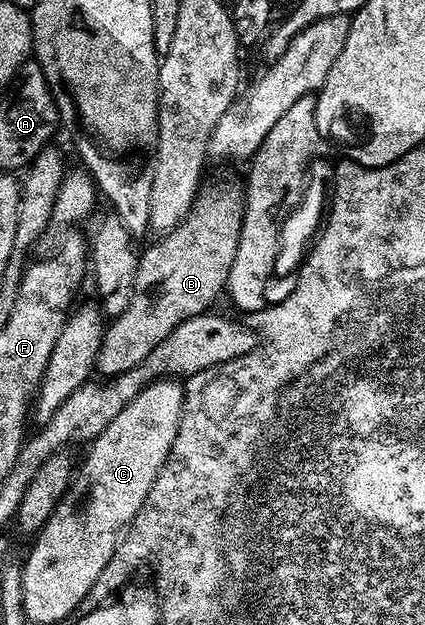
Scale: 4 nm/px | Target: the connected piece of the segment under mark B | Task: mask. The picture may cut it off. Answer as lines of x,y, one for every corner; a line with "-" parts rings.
215,181
212,185
204,184
195,195
195,201
187,213
187,218
170,233
162,234
156,245
138,254
139,262
133,275
133,295
129,307
121,315
110,318
104,328
99,354
95,360
96,370
104,378
116,377
118,373
129,371
140,365
144,359
185,319
196,317
198,313
208,312
211,305
227,288
229,271
233,267
233,255
237,255
237,243
241,239
241,223
245,189
235,181

